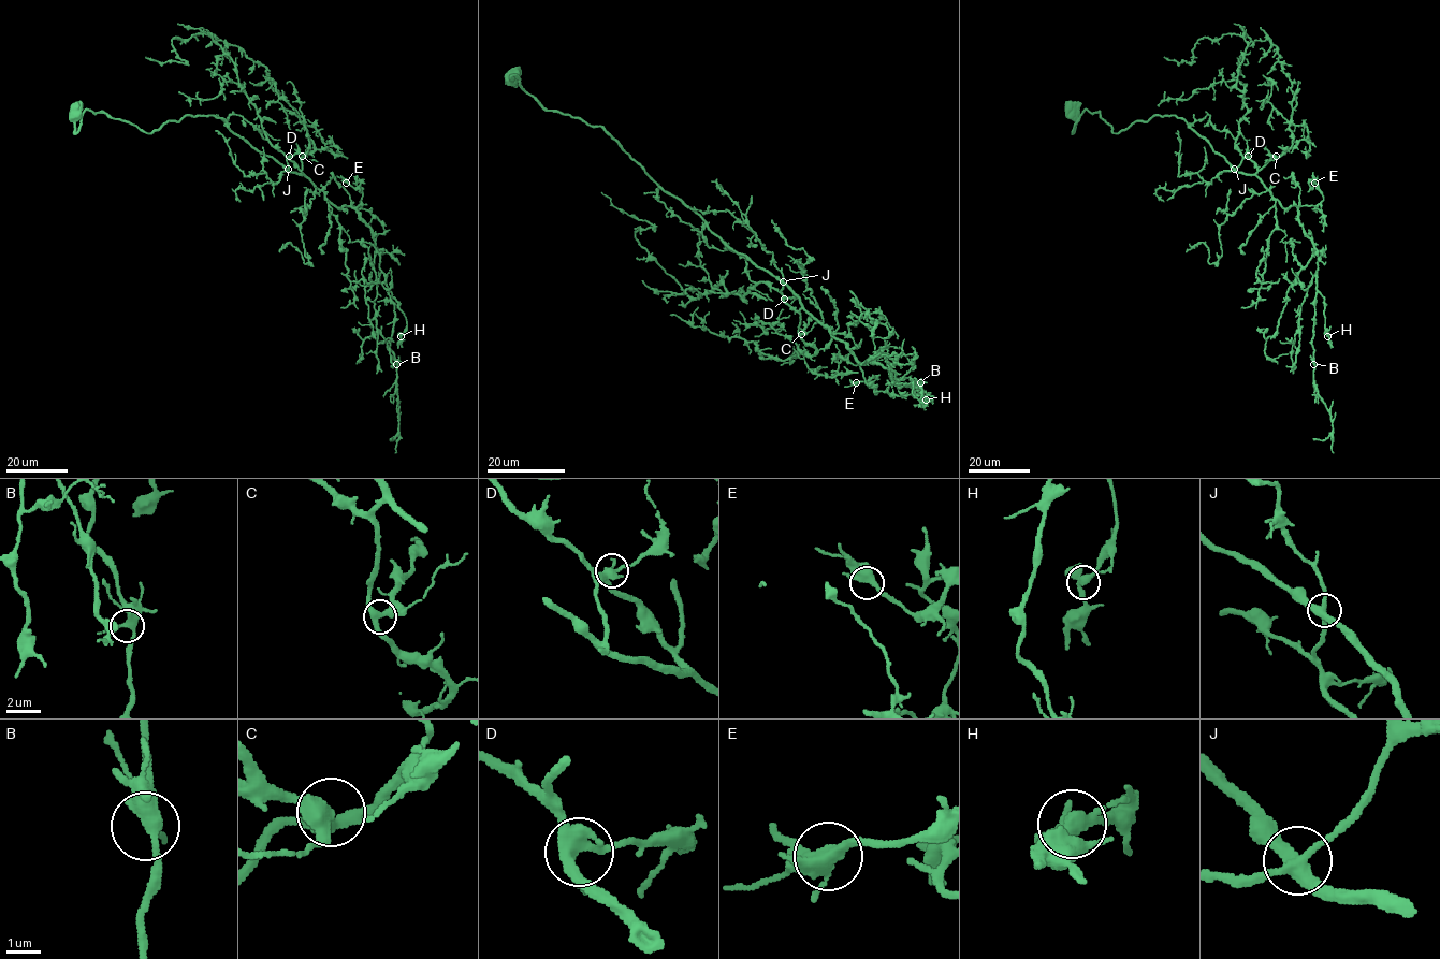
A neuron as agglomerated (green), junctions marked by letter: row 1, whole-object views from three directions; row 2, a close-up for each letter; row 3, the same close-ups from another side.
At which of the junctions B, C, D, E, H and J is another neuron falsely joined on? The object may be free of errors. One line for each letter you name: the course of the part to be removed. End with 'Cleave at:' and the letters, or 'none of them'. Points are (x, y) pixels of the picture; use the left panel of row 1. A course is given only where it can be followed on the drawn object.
Cleave at: none of them

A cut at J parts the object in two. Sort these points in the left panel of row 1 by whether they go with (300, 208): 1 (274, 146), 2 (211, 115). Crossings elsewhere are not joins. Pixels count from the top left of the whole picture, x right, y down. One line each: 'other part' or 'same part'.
1: same part
2: same part

